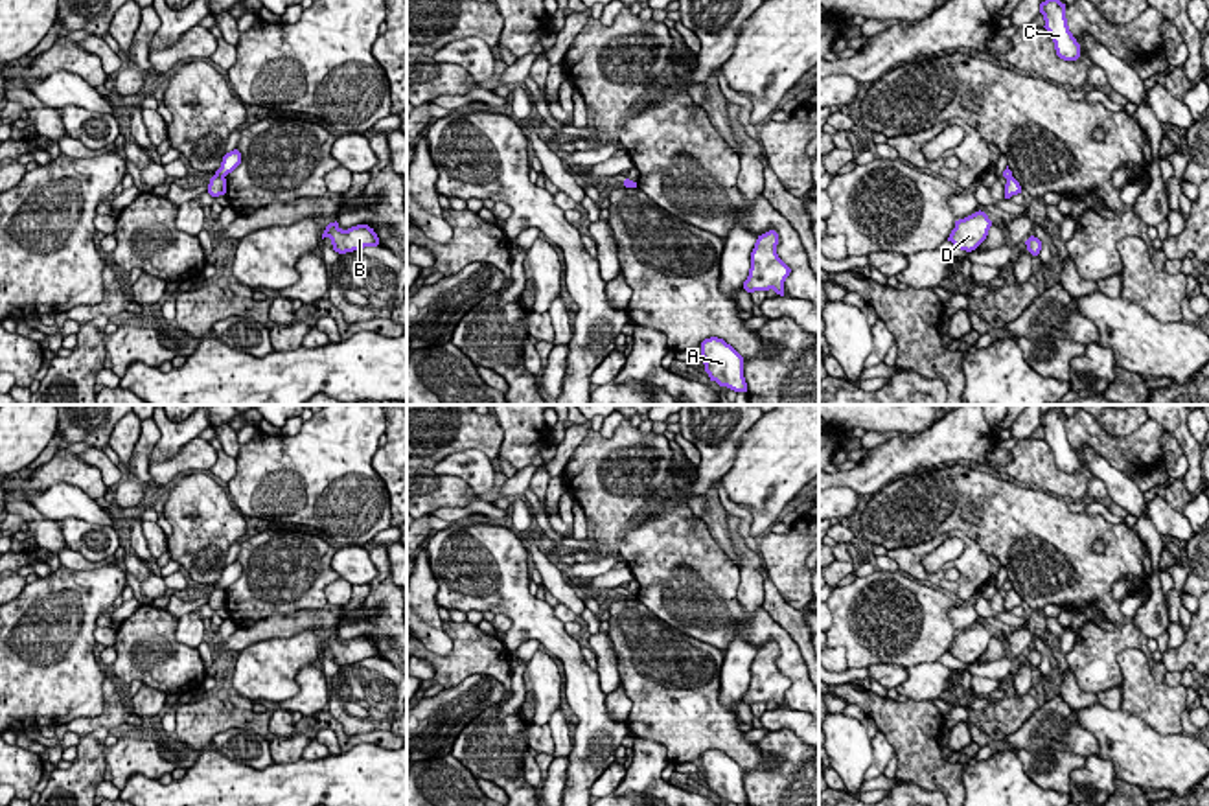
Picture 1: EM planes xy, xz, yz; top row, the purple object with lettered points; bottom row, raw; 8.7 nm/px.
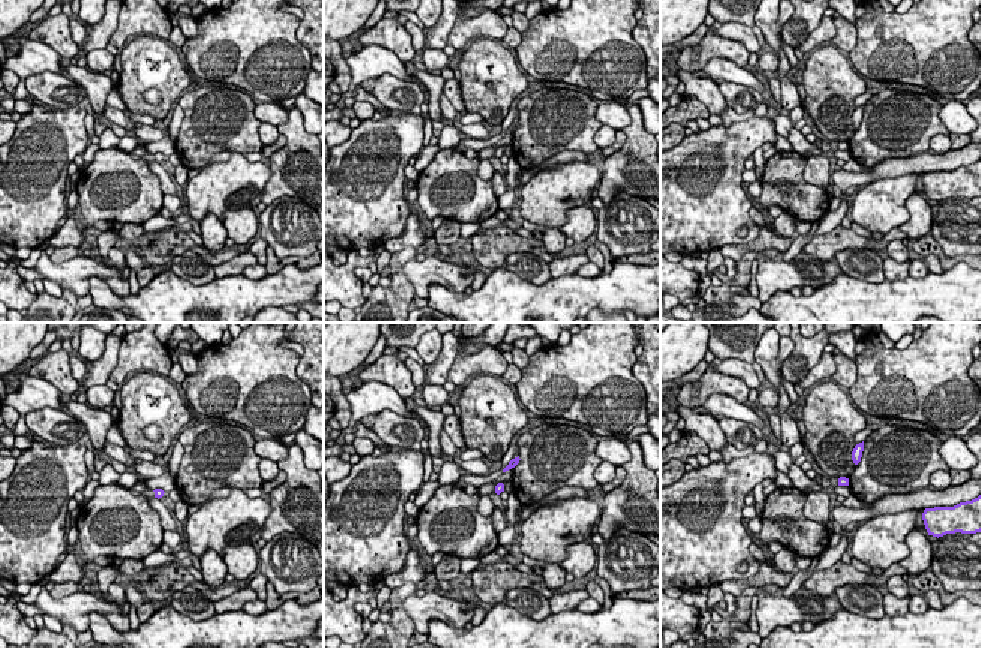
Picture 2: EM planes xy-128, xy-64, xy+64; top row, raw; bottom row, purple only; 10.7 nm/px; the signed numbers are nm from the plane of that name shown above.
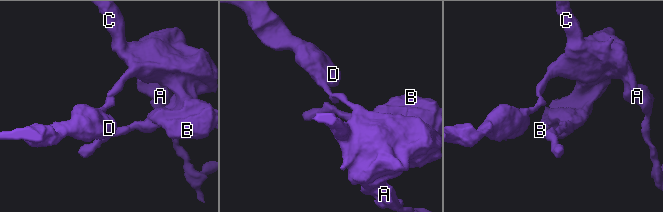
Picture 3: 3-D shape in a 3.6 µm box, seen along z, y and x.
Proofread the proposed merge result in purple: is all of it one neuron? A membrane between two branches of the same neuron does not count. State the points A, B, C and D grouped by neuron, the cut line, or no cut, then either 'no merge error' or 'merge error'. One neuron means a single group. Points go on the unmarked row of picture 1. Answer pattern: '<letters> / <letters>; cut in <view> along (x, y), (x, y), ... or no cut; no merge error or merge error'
A B C / D; cut in xy along (214, 587), (223, 589); merge error

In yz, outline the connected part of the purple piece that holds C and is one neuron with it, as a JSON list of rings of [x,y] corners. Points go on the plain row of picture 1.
[[[1049,409],[1040,416],[1040,425],[1045,432],[1045,442],[1049,443],[1056,467],[1064,473],[1077,473],[1080,469],[1080,456],[1073,449],[1065,431],[1065,416],[1058,410]]]

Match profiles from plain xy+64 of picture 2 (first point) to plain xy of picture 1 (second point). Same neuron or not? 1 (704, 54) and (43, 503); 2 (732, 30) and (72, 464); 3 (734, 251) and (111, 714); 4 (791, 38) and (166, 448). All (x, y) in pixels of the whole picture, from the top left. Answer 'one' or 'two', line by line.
1: two
2: two
3: one
4: one

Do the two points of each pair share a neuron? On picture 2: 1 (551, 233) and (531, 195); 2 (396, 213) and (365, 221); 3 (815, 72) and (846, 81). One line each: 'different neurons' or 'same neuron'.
1: different neurons
2: same neuron
3: same neuron

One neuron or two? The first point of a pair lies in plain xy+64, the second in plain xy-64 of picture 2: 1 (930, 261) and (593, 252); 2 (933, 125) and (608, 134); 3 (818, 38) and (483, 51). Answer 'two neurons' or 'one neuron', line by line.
1: one neuron
2: two neurons
3: two neurons

